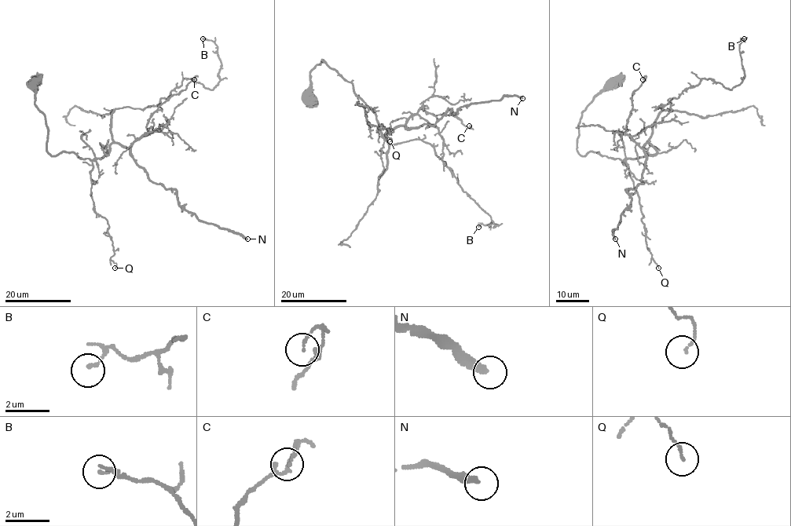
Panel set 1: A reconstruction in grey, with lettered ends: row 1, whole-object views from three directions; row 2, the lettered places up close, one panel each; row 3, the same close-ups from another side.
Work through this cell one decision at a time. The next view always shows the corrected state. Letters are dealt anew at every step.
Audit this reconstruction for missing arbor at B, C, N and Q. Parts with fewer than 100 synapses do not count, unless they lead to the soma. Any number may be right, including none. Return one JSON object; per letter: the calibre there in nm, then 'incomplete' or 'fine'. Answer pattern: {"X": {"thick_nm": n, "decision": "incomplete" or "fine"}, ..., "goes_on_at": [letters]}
{"B": {"thick_nm": 140, "decision": "fine"}, "C": {"thick_nm": 130, "decision": "fine"}, "N": {"thick_nm": 320, "decision": "incomplete"}, "Q": {"thick_nm": 110, "decision": "fine"}, "goes_on_at": ["N"]}

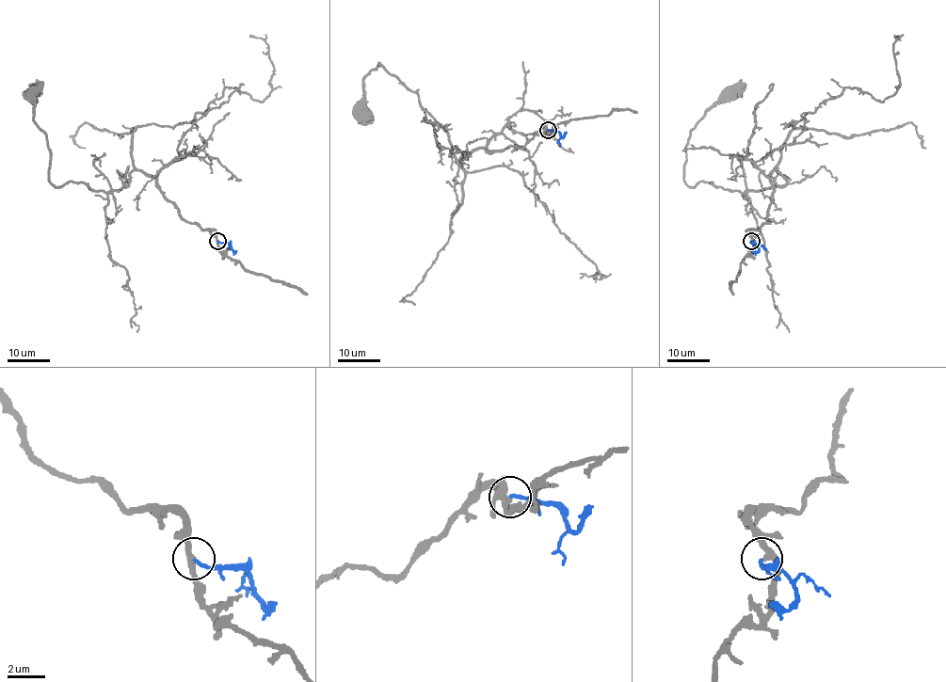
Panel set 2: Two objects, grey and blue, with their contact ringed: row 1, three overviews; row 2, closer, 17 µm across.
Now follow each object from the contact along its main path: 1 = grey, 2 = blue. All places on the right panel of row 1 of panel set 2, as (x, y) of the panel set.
1: (750, 241), (748, 230), (768, 223), (776, 170), (783, 184), (743, 192), (683, 181), (690, 131), (731, 94)
2: (750, 241), (758, 247), (756, 252), (753, 251)

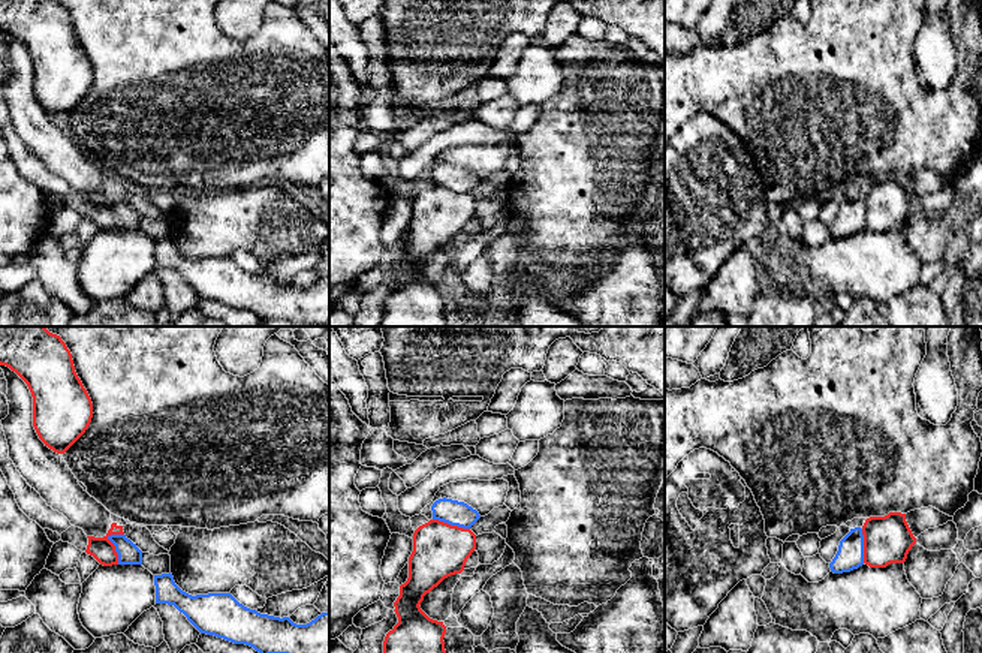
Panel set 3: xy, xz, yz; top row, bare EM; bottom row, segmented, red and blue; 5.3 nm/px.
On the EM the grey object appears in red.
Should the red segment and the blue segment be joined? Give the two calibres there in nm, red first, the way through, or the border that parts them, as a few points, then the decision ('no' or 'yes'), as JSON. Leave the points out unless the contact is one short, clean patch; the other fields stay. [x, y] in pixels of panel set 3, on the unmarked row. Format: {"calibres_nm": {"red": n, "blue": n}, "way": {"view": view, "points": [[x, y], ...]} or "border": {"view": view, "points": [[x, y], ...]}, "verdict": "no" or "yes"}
{"calibres_nm": {"red": 120, "blue": 120}, "border": {"view": "xy", "points": [[111, 198], [108, 204], [114, 210], [119, 228]]}, "verdict": "no"}

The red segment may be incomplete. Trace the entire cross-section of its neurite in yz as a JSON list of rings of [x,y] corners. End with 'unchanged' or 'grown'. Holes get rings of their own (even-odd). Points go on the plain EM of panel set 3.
[[[889,177],[885,181],[870,181],[862,190],[864,228],[870,232],[886,232],[891,228],[904,228],[916,208],[906,178]]]; unchanged

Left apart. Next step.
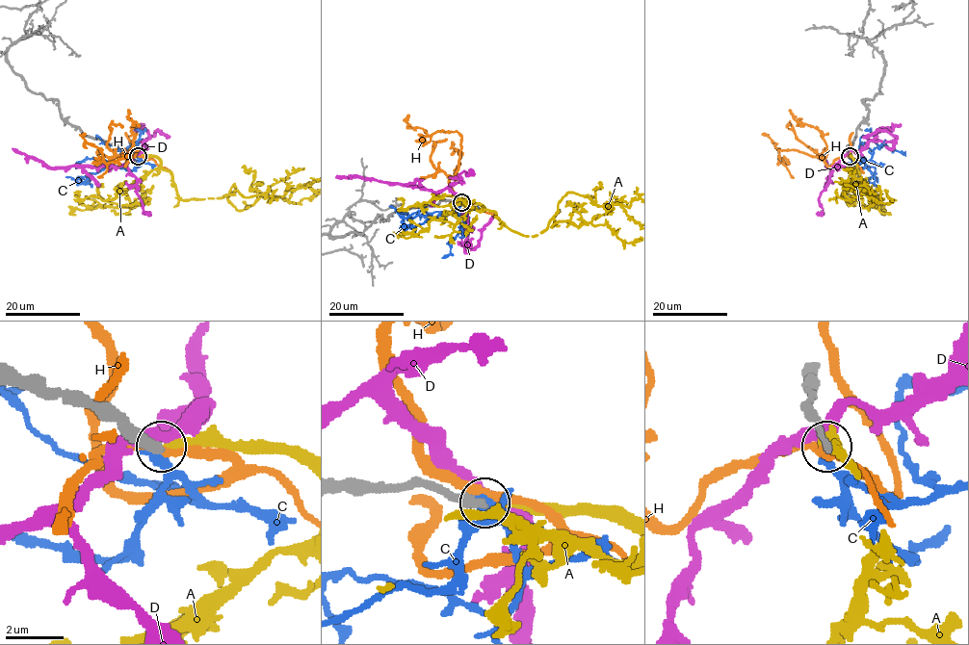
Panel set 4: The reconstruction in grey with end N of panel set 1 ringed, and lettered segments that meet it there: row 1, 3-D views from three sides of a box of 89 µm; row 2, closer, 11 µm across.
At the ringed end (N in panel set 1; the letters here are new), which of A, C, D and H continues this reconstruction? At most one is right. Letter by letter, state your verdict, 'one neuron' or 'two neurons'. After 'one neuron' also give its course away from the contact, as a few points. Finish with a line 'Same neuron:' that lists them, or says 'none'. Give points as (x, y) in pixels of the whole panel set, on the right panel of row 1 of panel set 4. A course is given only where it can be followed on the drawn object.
A: one neuron | via (850, 155), (868, 194), (883, 198), (851, 191), (840, 197), (857, 195), (845, 170)
C: two neurons
D: two neurons
H: two neurons
Same neuron: A

